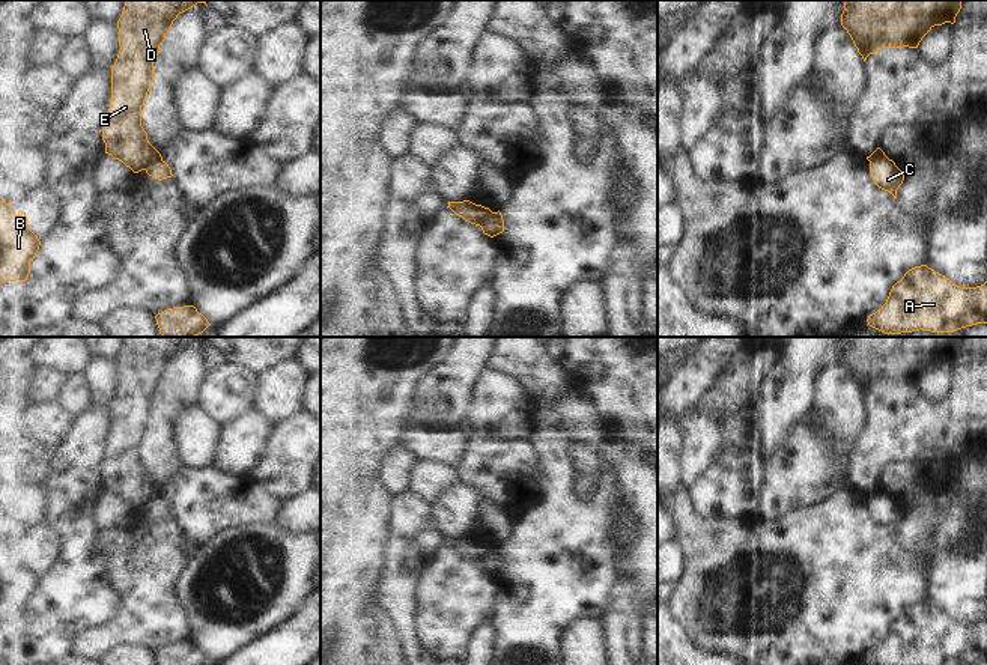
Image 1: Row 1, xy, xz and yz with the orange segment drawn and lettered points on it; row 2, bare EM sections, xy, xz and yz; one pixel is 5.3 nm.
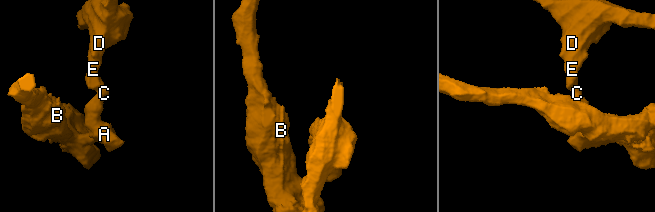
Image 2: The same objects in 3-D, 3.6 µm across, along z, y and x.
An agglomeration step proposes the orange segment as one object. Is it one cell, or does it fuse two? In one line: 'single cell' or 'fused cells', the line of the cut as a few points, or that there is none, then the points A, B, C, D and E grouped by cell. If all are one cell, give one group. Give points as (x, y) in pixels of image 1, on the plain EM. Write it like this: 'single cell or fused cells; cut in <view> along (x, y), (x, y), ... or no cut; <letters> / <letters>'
fused cells; cut in xz along (495, 549), (480, 563); A B C / D E

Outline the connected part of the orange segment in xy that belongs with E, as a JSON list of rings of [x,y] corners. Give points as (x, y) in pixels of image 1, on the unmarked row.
[[[125,337],[117,358],[119,391],[111,403],[111,436],[102,466],[105,490],[134,510],[162,496],[141,463],[141,442],[153,420],[153,396],[179,351],[206,337]]]

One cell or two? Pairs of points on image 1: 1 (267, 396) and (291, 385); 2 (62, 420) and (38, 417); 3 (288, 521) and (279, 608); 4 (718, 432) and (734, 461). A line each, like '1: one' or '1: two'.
1: one
2: one
3: two
4: two

